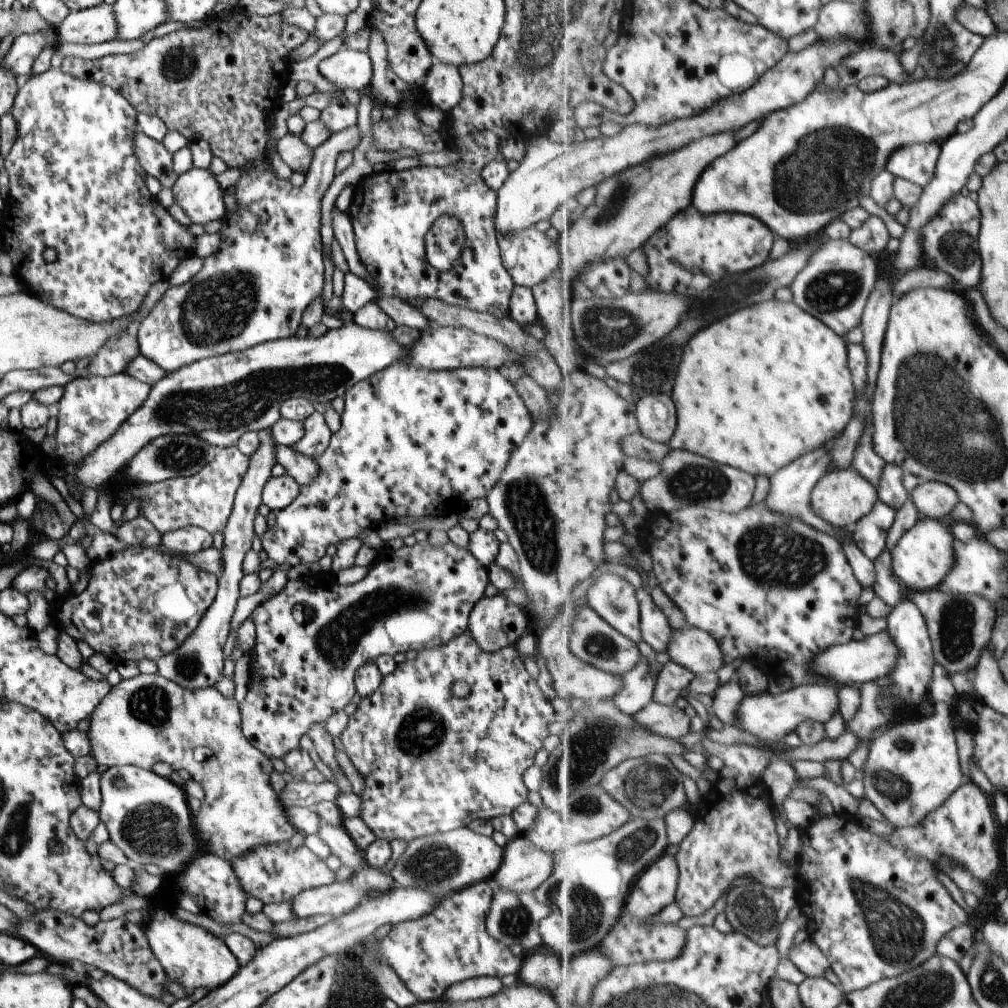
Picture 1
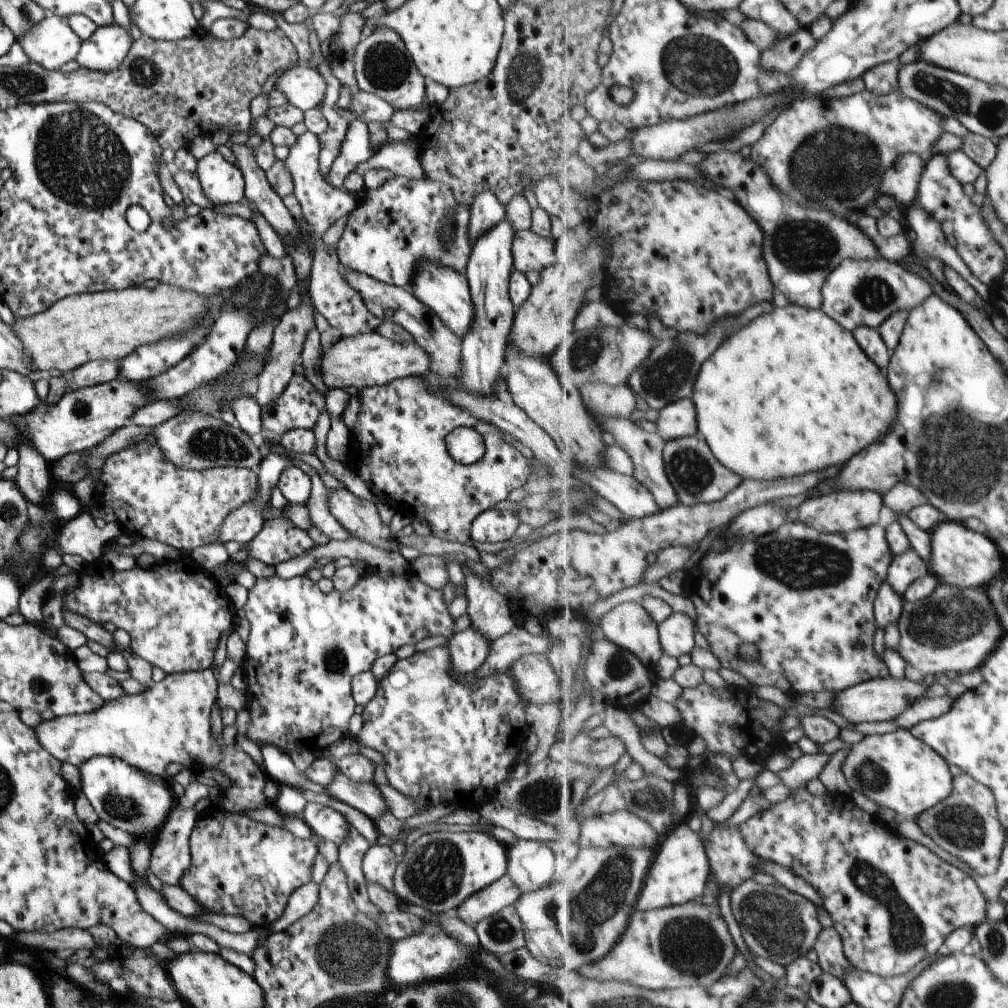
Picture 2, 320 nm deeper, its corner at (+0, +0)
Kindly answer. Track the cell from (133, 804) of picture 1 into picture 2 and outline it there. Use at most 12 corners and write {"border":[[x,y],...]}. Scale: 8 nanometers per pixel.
{"border":[[111,755],[77,768],[98,818],[133,838],[175,803],[164,784]]}

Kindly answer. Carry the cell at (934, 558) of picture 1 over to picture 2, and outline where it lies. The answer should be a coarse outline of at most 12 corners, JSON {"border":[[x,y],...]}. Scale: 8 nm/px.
{"border":[[944,520],[931,532],[931,572],[962,589],[999,576],[987,534]]}

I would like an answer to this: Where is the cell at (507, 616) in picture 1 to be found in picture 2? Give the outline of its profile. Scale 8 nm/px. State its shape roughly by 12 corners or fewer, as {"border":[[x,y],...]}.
{"border":[[471,627],[453,633],[445,646],[457,673],[481,666],[491,643]]}

